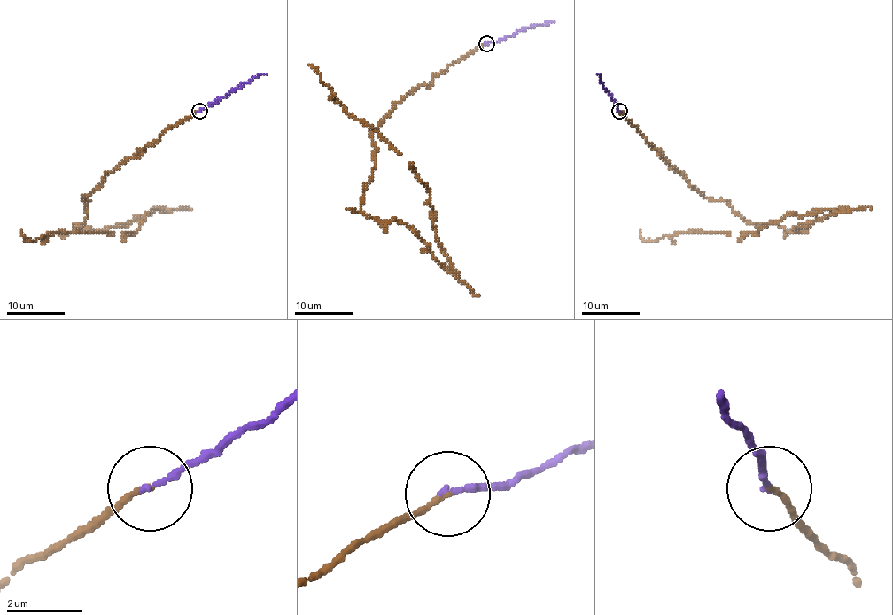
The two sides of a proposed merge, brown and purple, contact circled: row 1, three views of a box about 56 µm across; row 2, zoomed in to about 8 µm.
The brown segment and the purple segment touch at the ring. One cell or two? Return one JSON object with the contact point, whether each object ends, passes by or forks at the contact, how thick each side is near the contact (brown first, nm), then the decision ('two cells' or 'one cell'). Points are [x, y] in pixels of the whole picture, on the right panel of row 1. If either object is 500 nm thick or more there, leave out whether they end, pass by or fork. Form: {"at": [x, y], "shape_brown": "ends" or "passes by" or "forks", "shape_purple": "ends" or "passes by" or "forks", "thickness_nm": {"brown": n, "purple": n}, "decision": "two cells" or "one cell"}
{"at": [619, 111], "shape_brown": "ends", "shape_purple": "ends", "thickness_nm": {"brown": 140, "purple": 170}, "decision": "one cell"}

